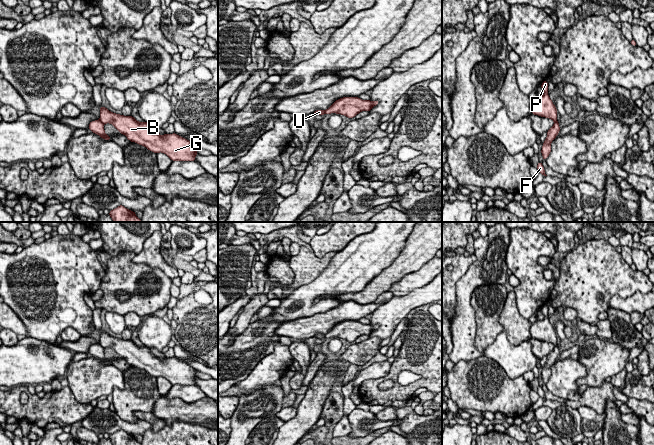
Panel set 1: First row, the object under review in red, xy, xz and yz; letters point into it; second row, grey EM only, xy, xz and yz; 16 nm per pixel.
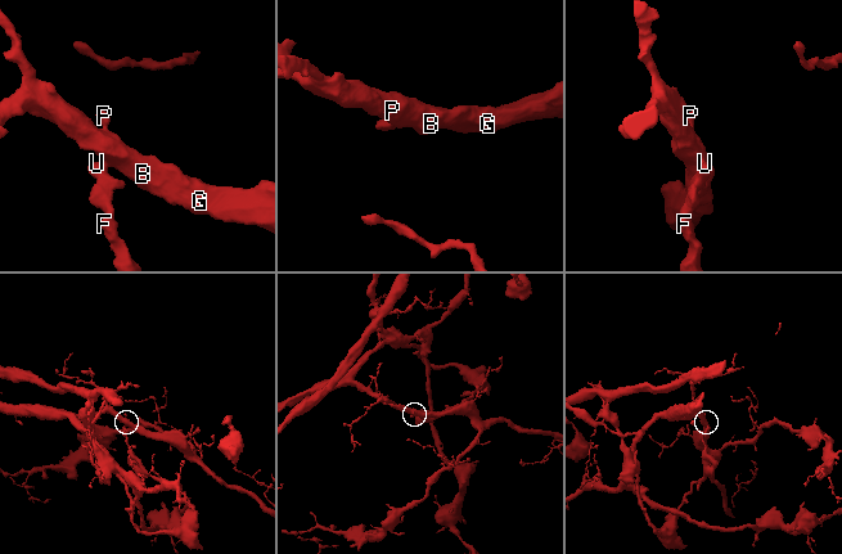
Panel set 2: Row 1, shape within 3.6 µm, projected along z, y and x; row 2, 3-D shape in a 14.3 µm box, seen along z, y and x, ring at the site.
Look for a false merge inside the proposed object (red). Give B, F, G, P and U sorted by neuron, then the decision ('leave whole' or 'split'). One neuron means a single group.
B G P / F U | split

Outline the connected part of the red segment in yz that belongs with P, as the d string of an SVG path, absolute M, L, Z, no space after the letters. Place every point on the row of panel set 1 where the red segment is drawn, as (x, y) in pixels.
M545 80L541 87L545 92L543 96L538 96L531 100L530 109L532 114L557 121L557 109L548 95L548 82Z

